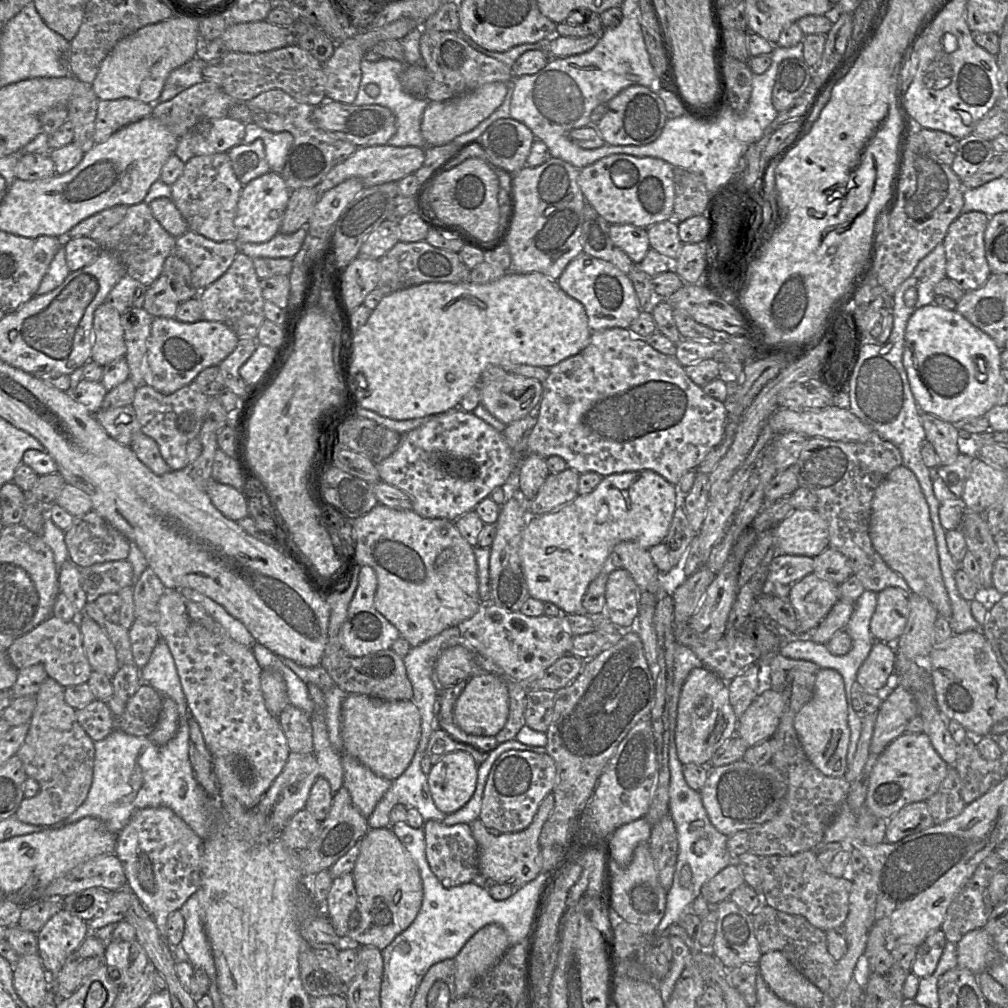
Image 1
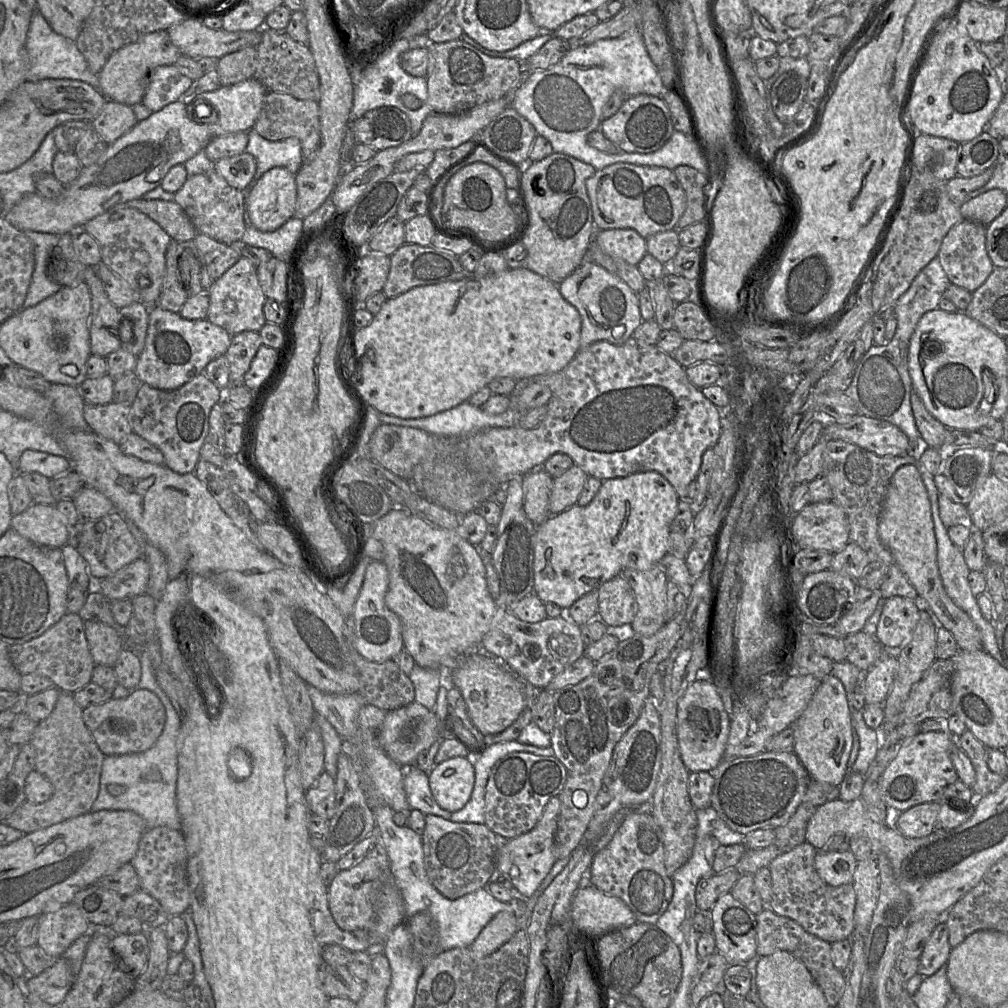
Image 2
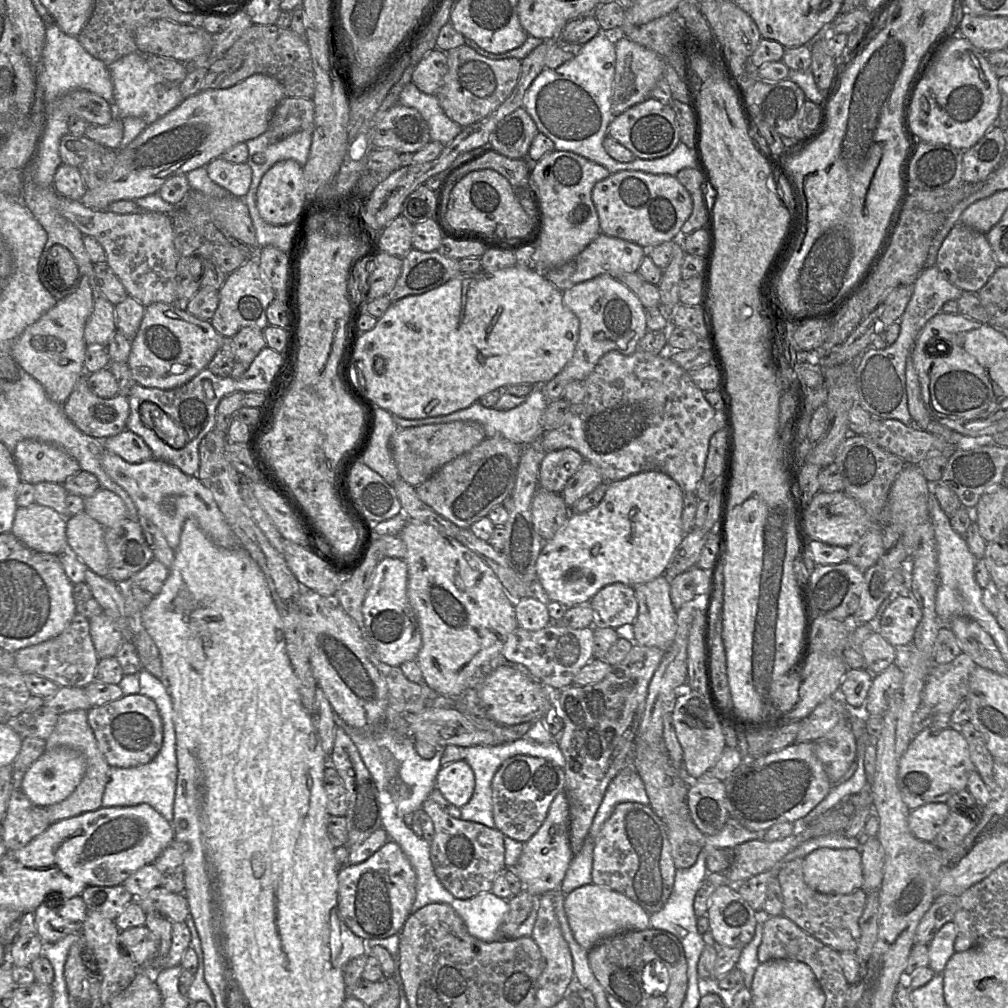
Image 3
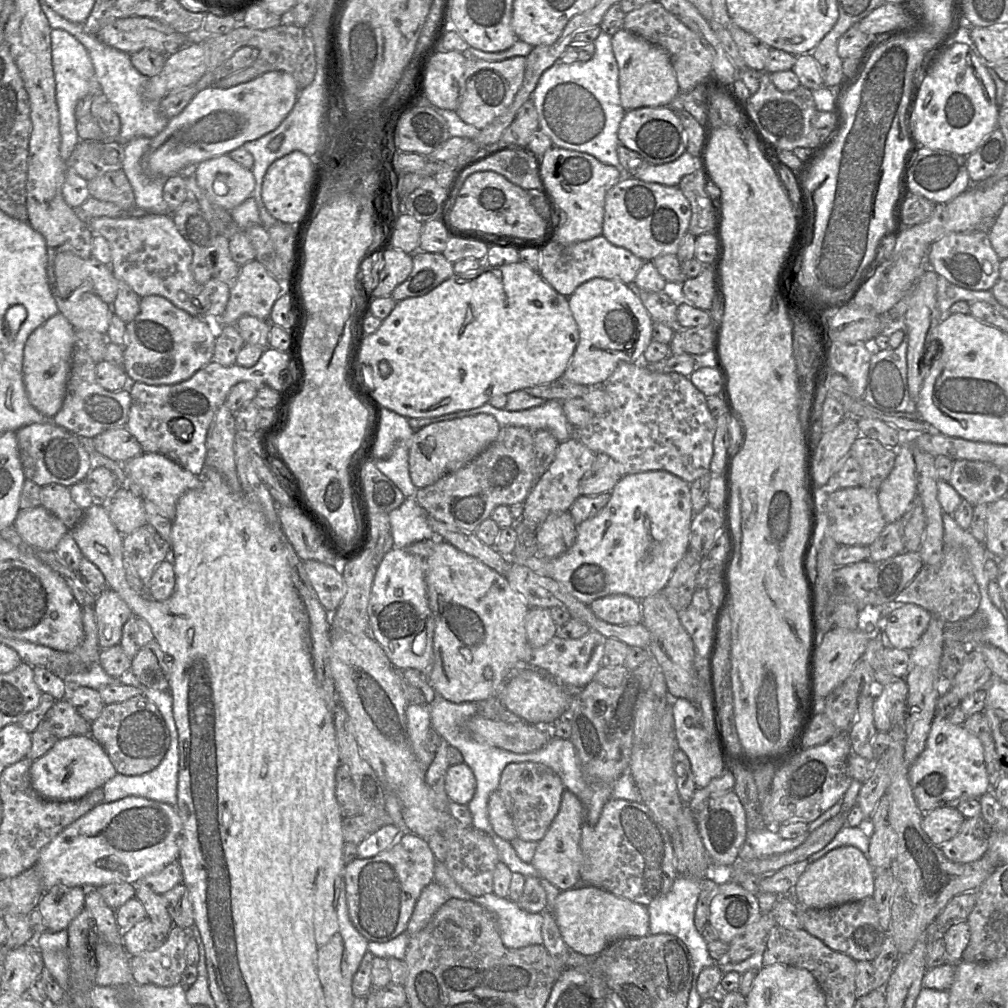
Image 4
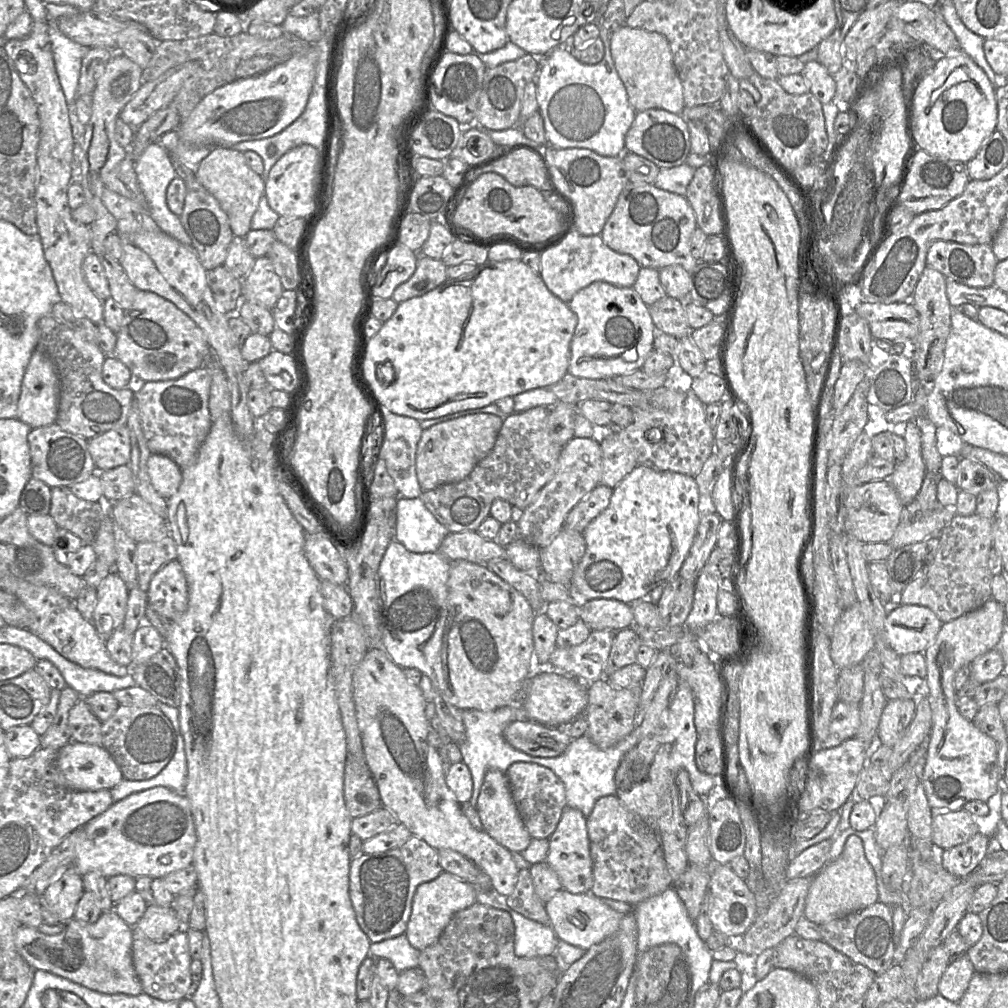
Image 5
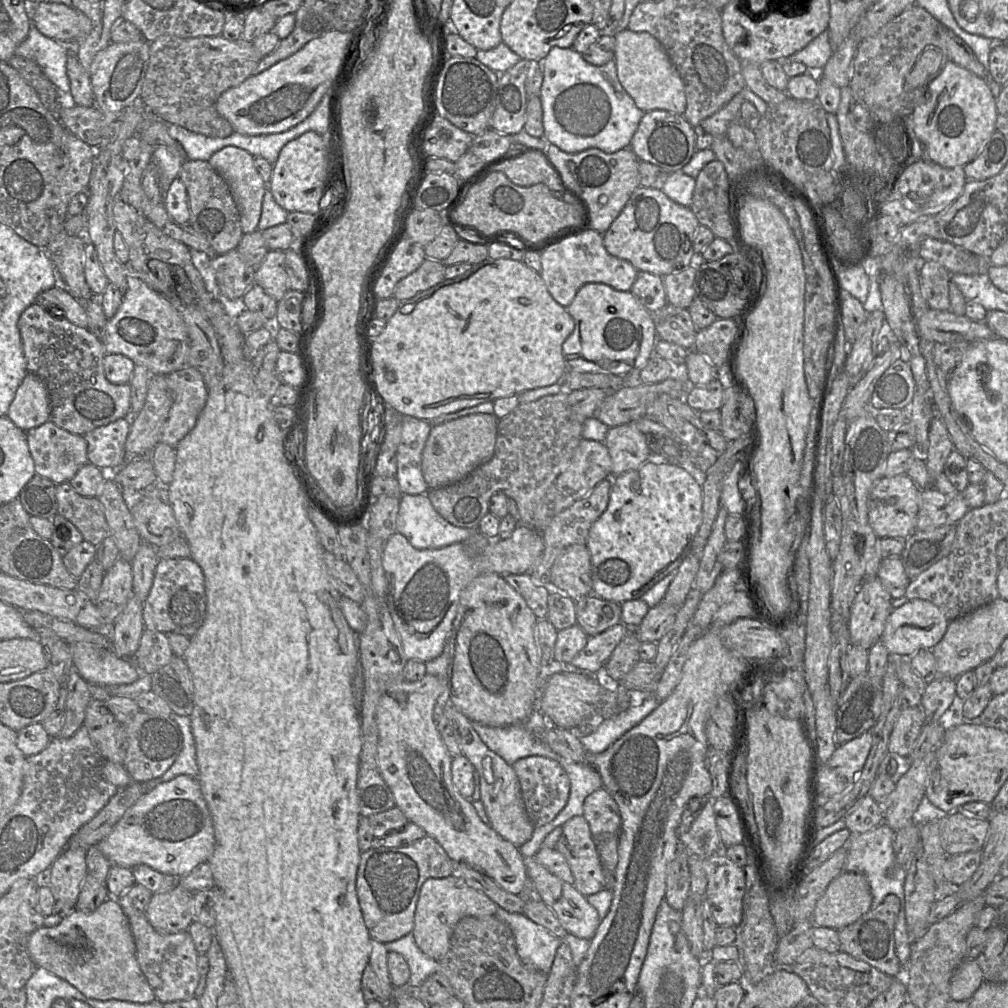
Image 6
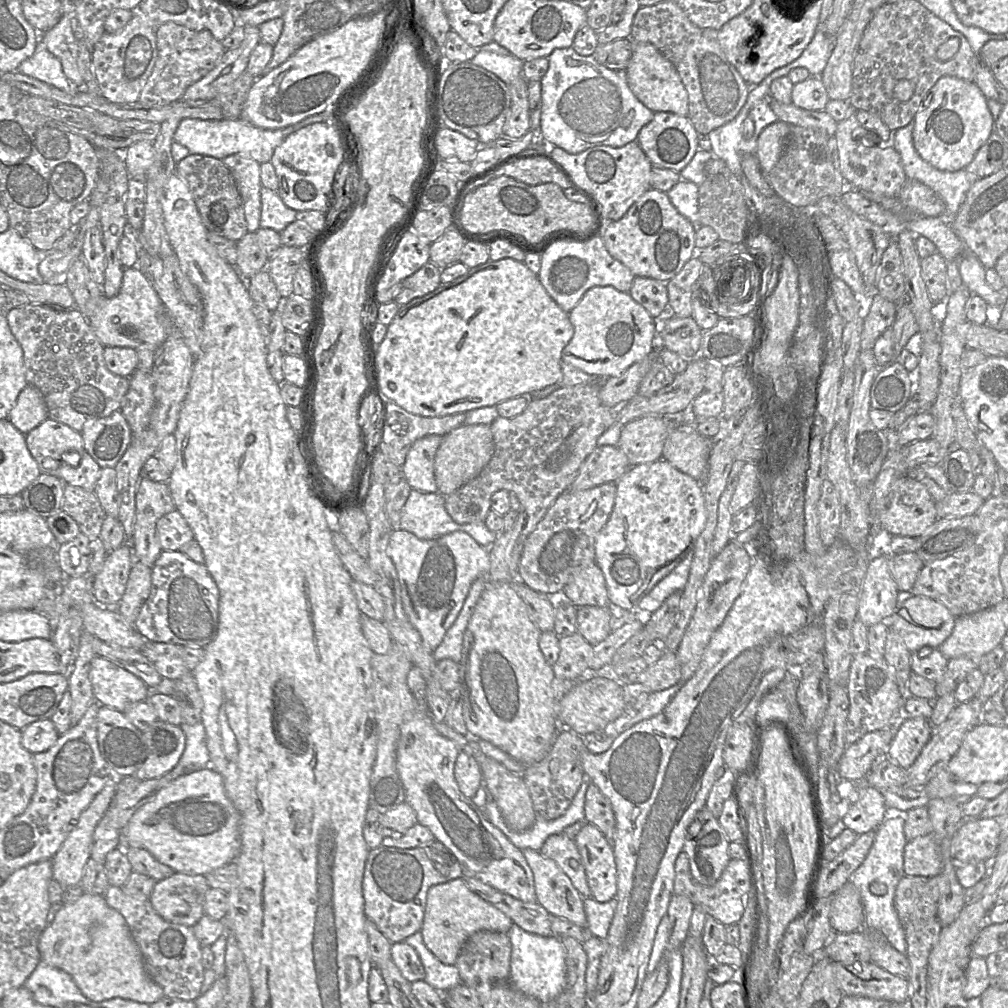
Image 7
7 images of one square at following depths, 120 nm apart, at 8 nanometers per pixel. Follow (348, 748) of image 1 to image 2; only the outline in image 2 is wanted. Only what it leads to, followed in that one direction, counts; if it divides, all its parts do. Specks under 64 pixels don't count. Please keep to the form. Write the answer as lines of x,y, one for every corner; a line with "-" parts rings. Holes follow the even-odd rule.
413,702
404,707
387,711
378,732
378,741
388,757
403,769
415,764
422,751
428,750
432,744
446,731
434,711

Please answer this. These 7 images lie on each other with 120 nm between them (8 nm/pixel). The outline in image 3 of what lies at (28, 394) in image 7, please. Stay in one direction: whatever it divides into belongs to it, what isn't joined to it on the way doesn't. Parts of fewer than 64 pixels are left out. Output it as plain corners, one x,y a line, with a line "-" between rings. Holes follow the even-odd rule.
84,277
78,289
44,313
14,340
11,356
17,365
36,379
54,402
63,405
77,381
84,375
87,344
84,340
85,324
93,309
93,293

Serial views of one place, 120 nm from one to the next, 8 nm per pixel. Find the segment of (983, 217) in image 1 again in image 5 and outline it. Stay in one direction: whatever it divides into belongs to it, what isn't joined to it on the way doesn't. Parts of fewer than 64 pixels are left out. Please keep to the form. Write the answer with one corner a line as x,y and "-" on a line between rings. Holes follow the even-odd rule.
937,240
927,253
927,265
946,279
976,288
994,285
998,262
990,244
969,245

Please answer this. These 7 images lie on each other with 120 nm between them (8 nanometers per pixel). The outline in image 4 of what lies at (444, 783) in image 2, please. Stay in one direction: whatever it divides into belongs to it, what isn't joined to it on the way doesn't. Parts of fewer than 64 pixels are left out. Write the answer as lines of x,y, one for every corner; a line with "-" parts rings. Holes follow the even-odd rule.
463,762
448,767
444,787
450,801
467,805
474,796
476,780
469,766

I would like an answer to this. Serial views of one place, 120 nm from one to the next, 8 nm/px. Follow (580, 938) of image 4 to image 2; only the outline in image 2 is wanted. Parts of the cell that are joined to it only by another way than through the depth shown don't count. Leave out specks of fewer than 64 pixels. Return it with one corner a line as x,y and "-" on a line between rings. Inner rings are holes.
583,883
573,896
571,920
574,929
598,936
637,923
629,907
618,897

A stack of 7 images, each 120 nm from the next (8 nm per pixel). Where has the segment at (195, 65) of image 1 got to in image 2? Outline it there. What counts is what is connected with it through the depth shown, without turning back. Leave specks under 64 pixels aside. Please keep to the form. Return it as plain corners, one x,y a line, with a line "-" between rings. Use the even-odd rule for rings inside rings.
174,64
157,66
149,72
141,104
153,113
160,111
178,101
192,82
193,80
183,75

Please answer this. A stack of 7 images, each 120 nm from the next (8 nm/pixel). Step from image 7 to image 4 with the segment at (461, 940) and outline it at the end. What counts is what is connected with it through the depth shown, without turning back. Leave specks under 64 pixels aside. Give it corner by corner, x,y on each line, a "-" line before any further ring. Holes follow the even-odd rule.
435,881
428,884
421,892
405,933
409,936
422,930
437,910
451,897
446,889

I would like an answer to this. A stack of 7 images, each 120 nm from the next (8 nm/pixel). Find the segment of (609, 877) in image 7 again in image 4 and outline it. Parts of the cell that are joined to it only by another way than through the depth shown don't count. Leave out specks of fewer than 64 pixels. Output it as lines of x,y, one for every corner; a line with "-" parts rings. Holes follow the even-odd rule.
563,791
559,810
544,837
538,842
532,861
542,878
560,891
572,889
581,881
581,830
585,821
585,807
571,791

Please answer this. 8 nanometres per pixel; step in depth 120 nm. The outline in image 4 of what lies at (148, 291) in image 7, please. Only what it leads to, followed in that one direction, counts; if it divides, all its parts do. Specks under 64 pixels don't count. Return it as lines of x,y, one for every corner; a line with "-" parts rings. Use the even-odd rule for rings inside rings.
162,296
140,299
140,311
126,324
123,368
130,382
173,385
189,379
213,359
217,329
211,320
194,317

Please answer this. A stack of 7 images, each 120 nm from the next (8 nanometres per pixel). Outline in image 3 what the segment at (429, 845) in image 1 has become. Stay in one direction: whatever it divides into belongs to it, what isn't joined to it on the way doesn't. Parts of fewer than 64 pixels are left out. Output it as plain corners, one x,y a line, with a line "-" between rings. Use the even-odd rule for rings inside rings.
430,797
424,801
422,809
434,825
430,858
441,884
458,899
470,899
481,892
491,891
495,877
505,870
505,835
496,828
453,818

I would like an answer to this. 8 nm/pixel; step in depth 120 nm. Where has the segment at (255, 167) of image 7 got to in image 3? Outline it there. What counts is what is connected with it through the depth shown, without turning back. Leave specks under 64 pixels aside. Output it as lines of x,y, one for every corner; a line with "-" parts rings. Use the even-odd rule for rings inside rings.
222,157
206,165
210,179
231,195
244,198
252,182
252,168
247,162
231,163

